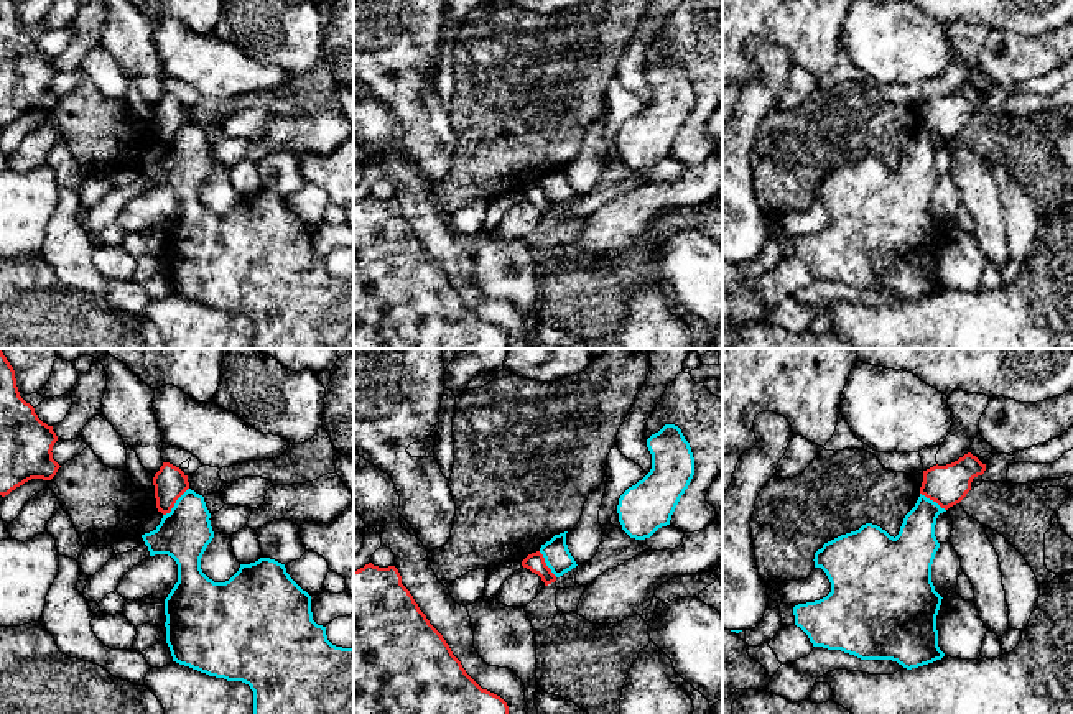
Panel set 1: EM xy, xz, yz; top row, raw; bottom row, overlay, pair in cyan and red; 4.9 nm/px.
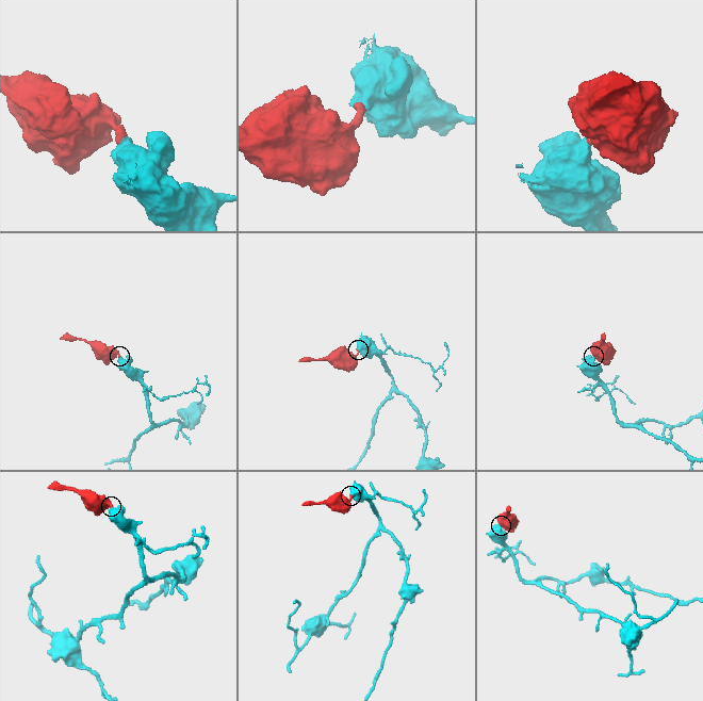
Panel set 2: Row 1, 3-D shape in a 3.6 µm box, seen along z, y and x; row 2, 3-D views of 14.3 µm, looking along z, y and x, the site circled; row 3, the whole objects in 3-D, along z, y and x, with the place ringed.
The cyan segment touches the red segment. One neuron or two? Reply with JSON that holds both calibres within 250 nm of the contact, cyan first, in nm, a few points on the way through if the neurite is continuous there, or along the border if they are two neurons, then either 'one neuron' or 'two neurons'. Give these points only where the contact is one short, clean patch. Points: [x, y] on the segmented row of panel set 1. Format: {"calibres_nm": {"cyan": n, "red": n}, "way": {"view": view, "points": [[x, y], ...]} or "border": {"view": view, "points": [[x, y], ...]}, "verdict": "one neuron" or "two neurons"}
{"calibres_nm": {"cyan": 260, "red": 160}, "border": {"view": "xy", "points": [[188, 487], [163, 515]]}, "verdict": "two neurons"}

